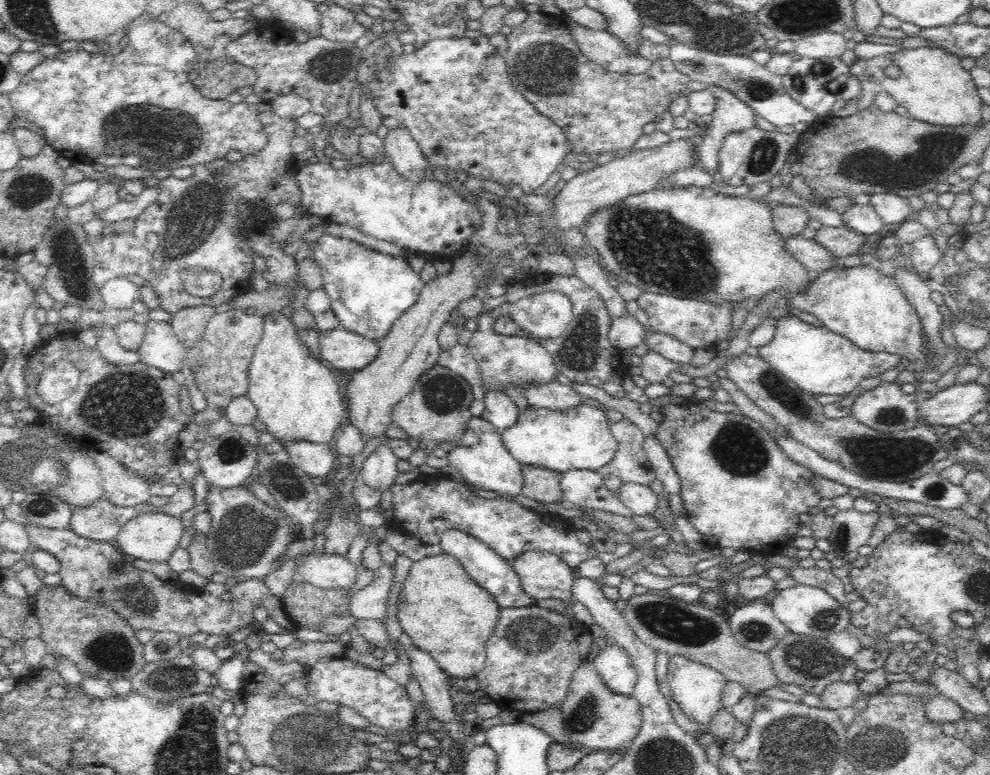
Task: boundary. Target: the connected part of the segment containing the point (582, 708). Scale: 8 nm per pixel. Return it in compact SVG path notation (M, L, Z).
M590 660L582 663L573 674L562 706L562 718L569 743L578 742L595 751L623 751L638 736L642 726L642 708L633 696L612 692Z

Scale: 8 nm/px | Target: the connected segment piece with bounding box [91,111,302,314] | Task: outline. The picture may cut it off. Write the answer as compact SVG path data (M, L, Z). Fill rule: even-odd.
M273 111L260 113L259 122L267 135L267 144L259 152L244 155L238 162L220 158L193 165L194 174L187 179L168 177L161 180L157 186L157 199L137 217L134 230L112 236L102 235L96 240L93 245L95 267L91 277L98 292L114 279L126 279L133 274L142 276L158 292L161 307L174 314L183 308L202 304L217 307L229 302L234 295L248 291L253 273L252 260L256 255L249 246L251 232L270 230L269 225L266 226L266 216L271 216L271 210L282 203L295 208L301 205L302 198L291 152L296 122L283 120ZM240 202L248 202L252 206L249 217L239 216ZM150 232L158 235L159 239L159 247L152 255L146 250L146 237ZM200 268L220 272L223 278L221 289L214 296L205 298L204 302L201 297L185 291L179 277L182 269Z

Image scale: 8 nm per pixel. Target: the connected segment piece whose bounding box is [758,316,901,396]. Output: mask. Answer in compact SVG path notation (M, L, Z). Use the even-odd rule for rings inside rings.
M796 316L778 319L772 342L758 352L770 367L804 392L828 396L844 396L857 389L860 380L879 377L901 362L899 354L866 351L843 336L814 327Z

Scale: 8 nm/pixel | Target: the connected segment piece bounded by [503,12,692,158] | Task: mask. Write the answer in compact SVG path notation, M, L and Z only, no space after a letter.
M544 12L529 13L520 26L511 30L507 43L503 57L512 85L530 104L536 106L540 115L548 116L548 119L564 129L570 145L574 147L574 155L582 153L594 158L605 152L631 150L634 142L643 135L646 124L656 123L661 116L670 112L674 99L685 94L688 96L688 85L692 81L668 57L651 62L650 68L642 74L620 75L607 71L588 60L573 40L571 32L564 26L558 26L554 18Z

